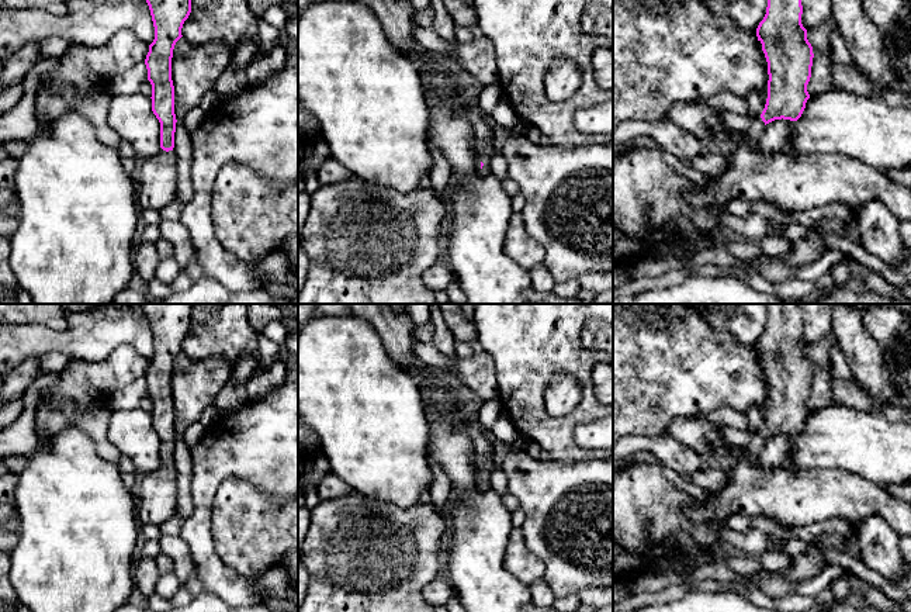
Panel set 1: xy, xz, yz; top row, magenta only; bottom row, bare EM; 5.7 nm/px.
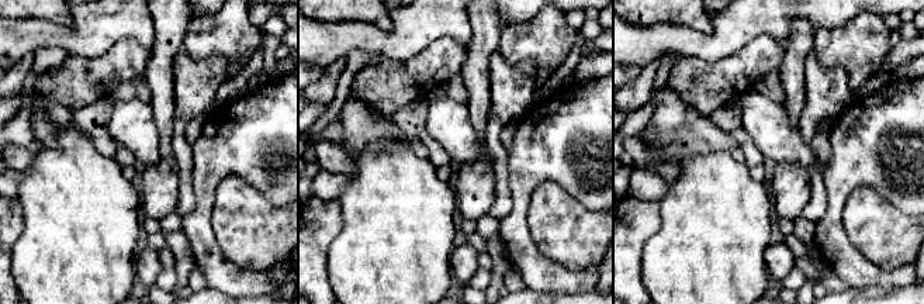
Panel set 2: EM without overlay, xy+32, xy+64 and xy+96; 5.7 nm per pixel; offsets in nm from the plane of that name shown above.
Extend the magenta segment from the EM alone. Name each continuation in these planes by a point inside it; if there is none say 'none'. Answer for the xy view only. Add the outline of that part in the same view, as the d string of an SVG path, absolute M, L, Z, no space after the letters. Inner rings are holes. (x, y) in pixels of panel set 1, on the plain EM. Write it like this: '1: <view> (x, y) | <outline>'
none

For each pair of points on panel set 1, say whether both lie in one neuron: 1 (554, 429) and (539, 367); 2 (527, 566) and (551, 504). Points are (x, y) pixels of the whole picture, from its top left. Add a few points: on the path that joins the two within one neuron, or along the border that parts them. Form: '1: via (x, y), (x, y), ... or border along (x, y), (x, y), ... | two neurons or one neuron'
1: via (539, 414), (534, 410), (534, 383) | one neuron
2: border along (519, 528), (526, 547), (544, 566), (543, 577) | two neurons

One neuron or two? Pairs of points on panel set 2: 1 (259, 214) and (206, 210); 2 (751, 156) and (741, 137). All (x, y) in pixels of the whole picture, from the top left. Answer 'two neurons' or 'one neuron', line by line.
1: two neurons
2: one neuron

